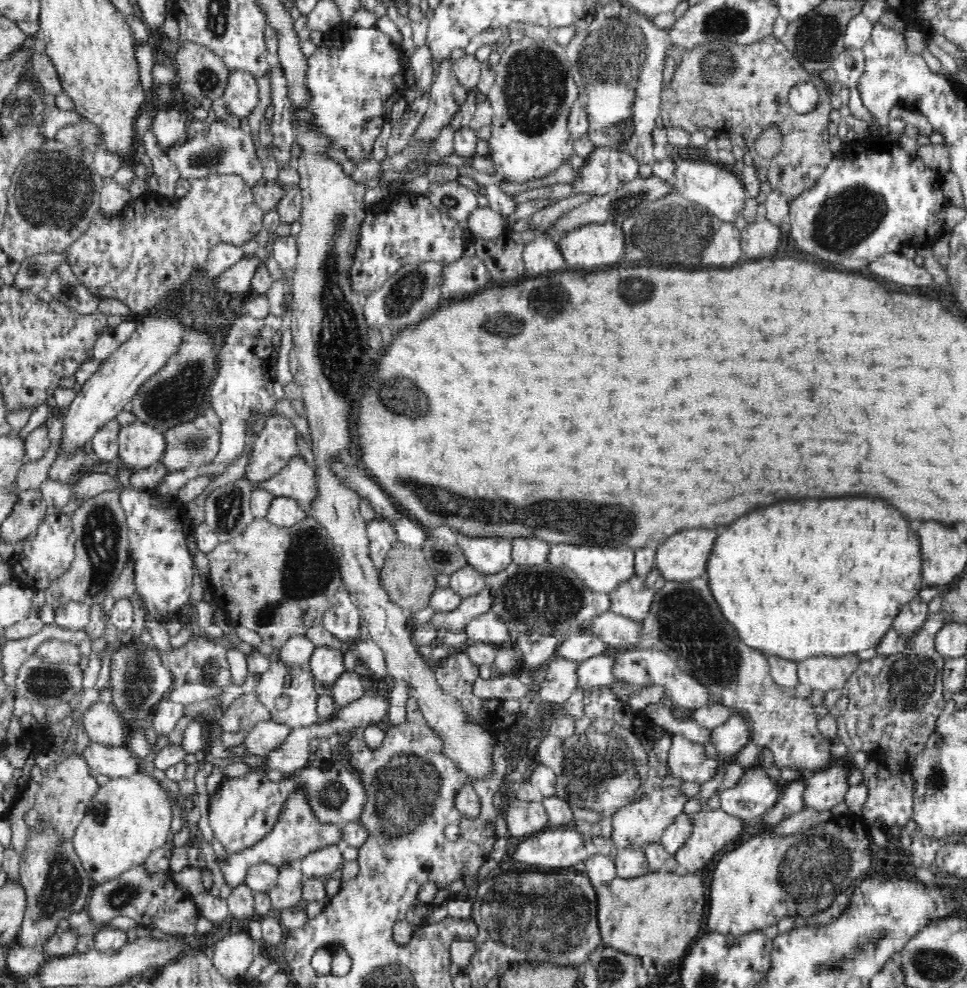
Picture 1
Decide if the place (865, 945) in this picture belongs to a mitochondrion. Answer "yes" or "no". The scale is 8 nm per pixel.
yes

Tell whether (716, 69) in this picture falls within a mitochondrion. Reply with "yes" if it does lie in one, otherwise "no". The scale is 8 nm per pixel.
yes

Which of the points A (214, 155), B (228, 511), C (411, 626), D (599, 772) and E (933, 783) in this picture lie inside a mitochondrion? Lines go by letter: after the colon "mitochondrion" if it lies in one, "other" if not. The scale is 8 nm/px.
A: mitochondrion
B: mitochondrion
C: other
D: mitochondrion
E: mitochondrion

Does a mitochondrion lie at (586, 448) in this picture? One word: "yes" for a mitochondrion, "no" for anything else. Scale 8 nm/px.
no

